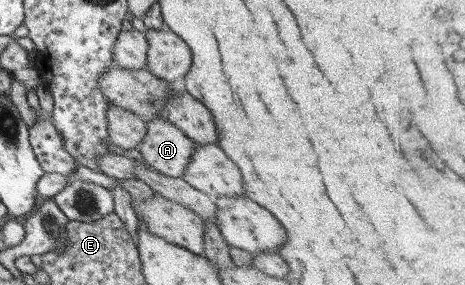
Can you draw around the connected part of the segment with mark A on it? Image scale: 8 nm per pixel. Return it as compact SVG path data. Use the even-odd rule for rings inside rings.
M155 117L145 123L145 136L137 148L143 160L162 176L181 177L197 144L187 138L184 132L174 127L168 120Z

